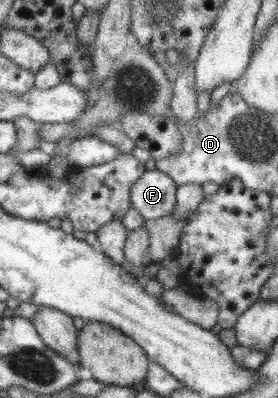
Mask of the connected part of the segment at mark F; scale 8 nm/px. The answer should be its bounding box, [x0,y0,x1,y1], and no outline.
[129,170,175,220]

